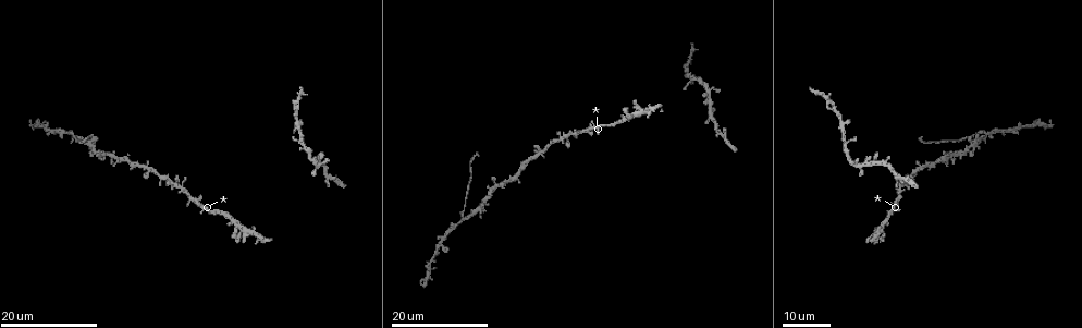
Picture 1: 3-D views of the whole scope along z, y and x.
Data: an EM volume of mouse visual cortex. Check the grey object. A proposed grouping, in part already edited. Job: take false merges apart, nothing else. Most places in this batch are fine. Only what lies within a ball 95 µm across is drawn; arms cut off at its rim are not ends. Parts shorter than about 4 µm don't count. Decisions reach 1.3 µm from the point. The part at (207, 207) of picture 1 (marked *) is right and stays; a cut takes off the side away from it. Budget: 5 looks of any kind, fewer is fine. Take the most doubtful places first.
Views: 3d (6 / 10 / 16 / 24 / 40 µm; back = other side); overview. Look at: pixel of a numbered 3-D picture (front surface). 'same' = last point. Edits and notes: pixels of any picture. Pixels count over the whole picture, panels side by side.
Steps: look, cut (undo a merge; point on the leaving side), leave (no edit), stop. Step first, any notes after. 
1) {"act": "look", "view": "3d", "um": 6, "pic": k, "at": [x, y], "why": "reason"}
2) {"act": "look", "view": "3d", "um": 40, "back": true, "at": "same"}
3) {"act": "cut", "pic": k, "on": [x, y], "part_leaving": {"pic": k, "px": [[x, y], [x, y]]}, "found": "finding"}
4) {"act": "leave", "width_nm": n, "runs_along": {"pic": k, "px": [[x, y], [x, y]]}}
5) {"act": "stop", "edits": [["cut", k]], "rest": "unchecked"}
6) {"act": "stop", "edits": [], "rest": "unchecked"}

{"act": "look", "view": "3d", "um": 24, "pic": 1, "at": [986, 133], "why": "three-way junction"}

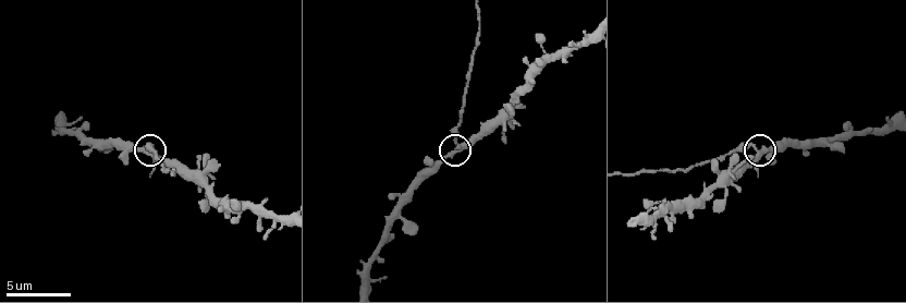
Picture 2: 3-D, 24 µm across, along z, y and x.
{"act": "look", "view": "3d", "um": 10, "pic": 2, "at": [757, 146]}

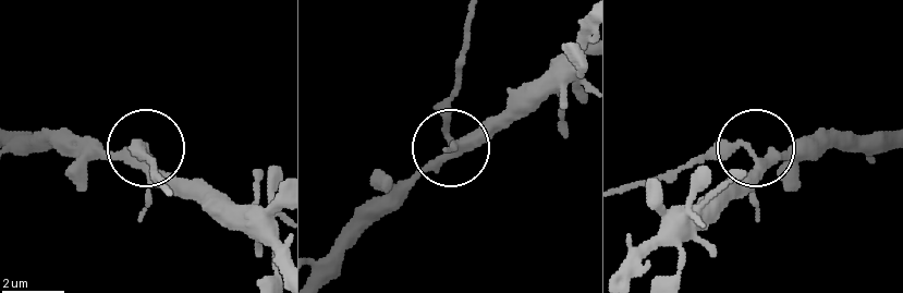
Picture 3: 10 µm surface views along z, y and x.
{"act": "cut", "pic": 3, "on": [452, 99], "arms": 3, "part_leaving": {"pic": 3, "px": [[451, 137], [472, 14]]}, "found": "a second neuron is stuck on"}

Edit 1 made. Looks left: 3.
{"act": "look", "view": "overview", "why": "see it whole again"}

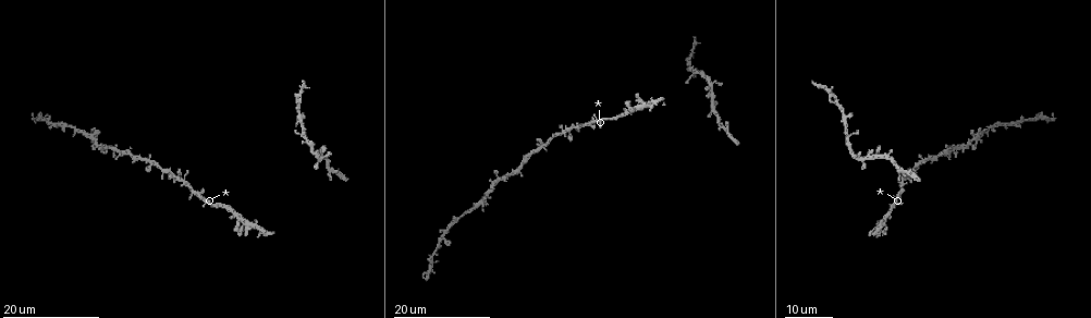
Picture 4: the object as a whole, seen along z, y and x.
{"act": "look", "view": "3d", "um": 16, "pic": 4, "at": [861, 159], "why": "three-way junction"}

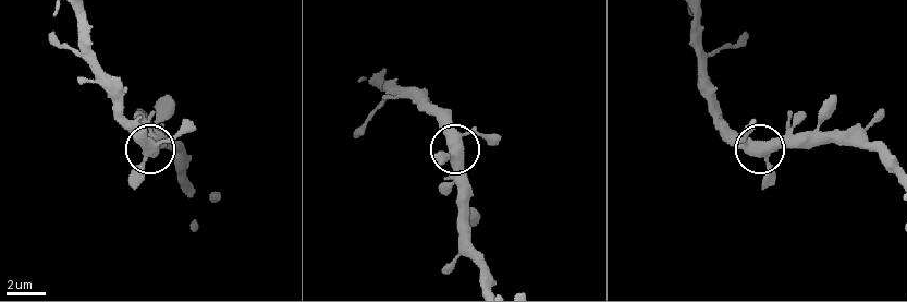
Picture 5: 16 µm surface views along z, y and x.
{"act": "look", "view": "3d", "um": 10, "pic": 5, "at": [765, 142]}

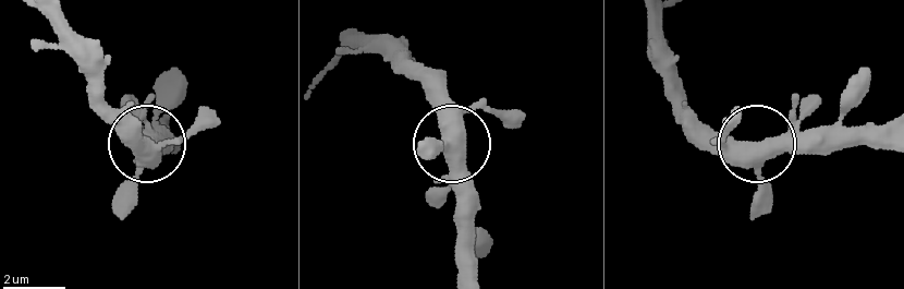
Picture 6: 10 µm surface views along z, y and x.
{"act": "leave", "side_arm_um": 15, "arms": 3, "found": "all the same neuron"}

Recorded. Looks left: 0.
{"act": "stop", "edits": [["cut", 3]], "rest": "unchecked"}

